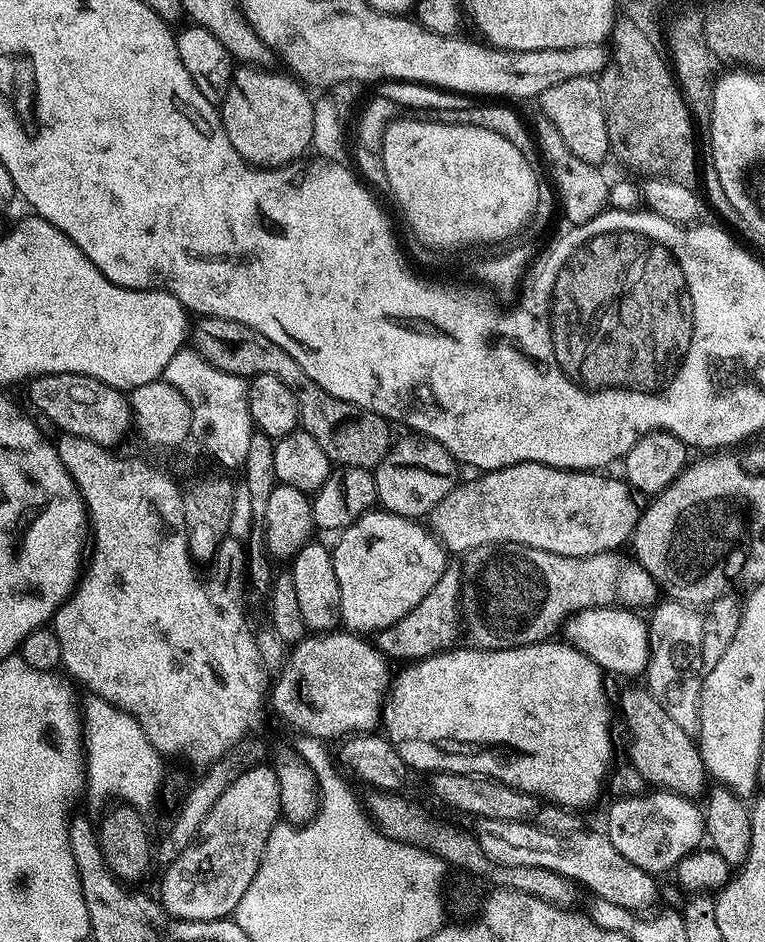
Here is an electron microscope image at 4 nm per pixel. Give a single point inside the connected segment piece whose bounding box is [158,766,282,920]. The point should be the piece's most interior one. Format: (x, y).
(208, 882)

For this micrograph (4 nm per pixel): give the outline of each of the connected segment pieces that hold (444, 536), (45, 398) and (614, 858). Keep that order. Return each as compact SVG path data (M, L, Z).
M522 462L514 466L499 468L493 472L486 472L477 475L477 480L468 480L457 483L456 489L450 494L446 494L446 498L442 498L442 502L436 509L430 513L430 520L433 520L434 531L439 536L441 543L449 553L463 554L473 552L476 548L486 548L489 546L519 546L521 548L533 548L534 550L546 550L550 554L562 554L570 558L582 558L583 556L593 556L594 554L602 554L603 552L615 553L616 548L620 548L624 543L626 545L633 539L633 533L636 531L636 523L640 520L642 513L641 507L636 506L637 497L634 495L632 488L618 475L604 476L603 471L595 472L567 472L564 468L551 468L545 464L538 462Z
M46 374L27 381L28 400L49 420L57 424L61 433L86 438L104 448L112 448L127 434L134 417L130 400L121 389L106 386L98 378L82 374Z
M516 821L516 826L502 828L506 840L498 850L494 848L491 863L502 867L542 867L564 875L580 886L585 884L602 899L610 904L617 904L627 910L643 910L656 900L656 884L653 873L634 866L634 862L626 862L618 850L610 842L603 831L585 830L559 836L557 832L546 832L539 823Z

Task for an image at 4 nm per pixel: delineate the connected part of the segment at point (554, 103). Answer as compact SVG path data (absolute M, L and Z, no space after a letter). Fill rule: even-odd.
M583 76L570 78L570 82L558 82L558 86L550 86L550 90L541 94L538 98L539 104L542 115L550 118L554 126L558 126L558 134L562 134L568 152L578 154L582 162L590 162L597 166L603 165L604 159L609 159L608 131L599 79Z

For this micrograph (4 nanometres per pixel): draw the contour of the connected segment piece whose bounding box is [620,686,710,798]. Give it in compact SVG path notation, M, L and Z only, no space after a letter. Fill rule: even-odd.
M647 687L624 688L620 692L620 720L628 735L627 763L633 764L642 778L653 789L676 792L679 796L699 797L710 777L704 769L704 759L697 741L689 735L652 697ZM704 788L704 789L703 789Z

